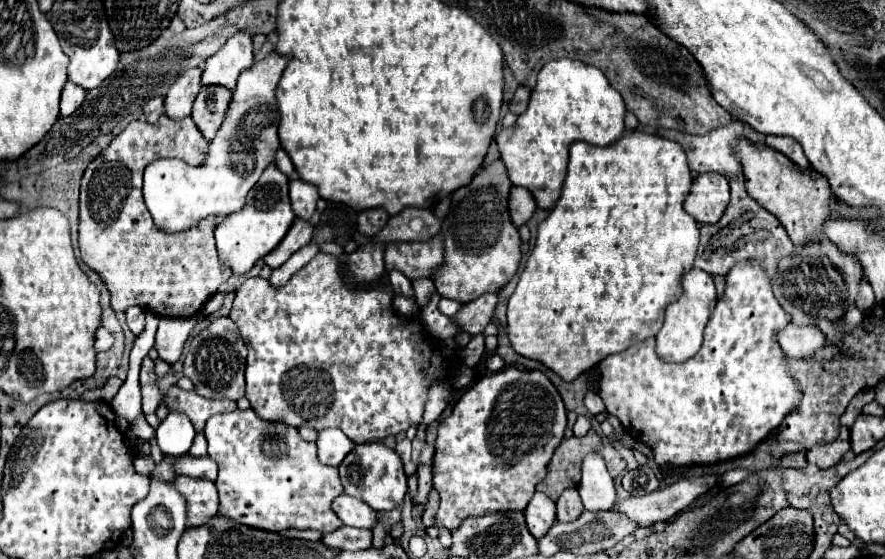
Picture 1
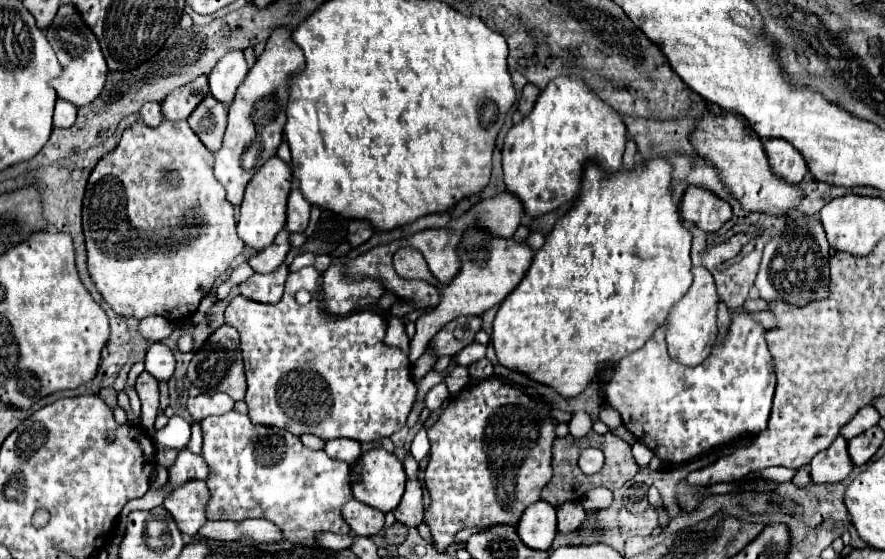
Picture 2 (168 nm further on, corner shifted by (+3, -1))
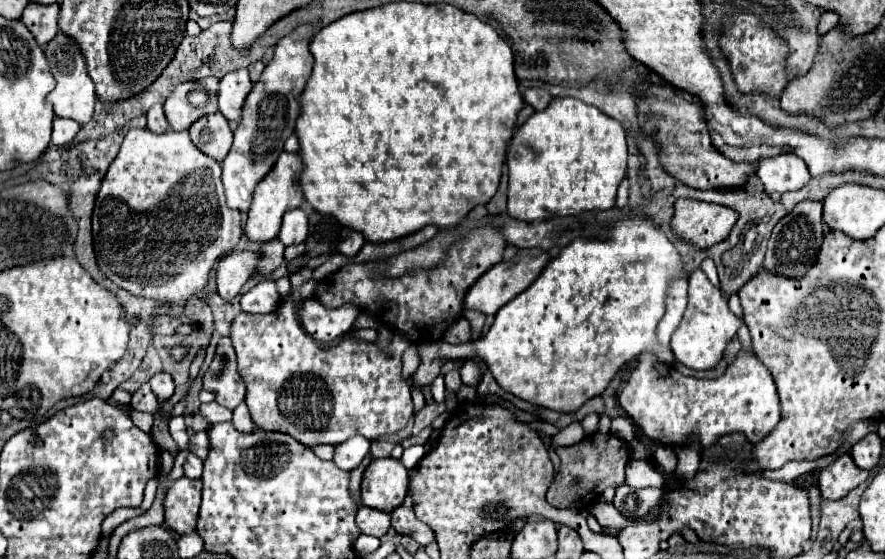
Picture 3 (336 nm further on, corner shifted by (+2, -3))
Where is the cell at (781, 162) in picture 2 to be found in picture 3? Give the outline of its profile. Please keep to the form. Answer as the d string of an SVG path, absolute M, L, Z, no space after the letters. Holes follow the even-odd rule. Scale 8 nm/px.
M777 154L761 158L757 164L757 178L763 182L765 192L789 192L799 190L809 182L809 170L795 154Z

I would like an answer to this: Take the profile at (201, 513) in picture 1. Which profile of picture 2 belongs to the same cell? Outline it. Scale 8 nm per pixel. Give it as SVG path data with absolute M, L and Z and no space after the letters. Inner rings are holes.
M192 480L172 490L162 506L172 514L174 522L178 524L184 536L194 536L200 530L200 526L206 524L204 516L206 502L208 502L206 484L200 480Z

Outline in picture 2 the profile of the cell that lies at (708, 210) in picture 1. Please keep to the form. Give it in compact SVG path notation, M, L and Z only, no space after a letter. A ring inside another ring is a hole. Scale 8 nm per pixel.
M686 188L680 200L680 218L690 220L700 230L712 234L732 218L732 208L718 196L704 192L704 188Z

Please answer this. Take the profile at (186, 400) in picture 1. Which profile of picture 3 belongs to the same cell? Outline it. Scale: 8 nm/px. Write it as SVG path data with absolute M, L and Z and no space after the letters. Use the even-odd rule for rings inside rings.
M209 402L209 404L201 404L199 412L203 418L207 418L211 424L215 422L227 422L231 420L231 410L225 406L219 406L217 402Z

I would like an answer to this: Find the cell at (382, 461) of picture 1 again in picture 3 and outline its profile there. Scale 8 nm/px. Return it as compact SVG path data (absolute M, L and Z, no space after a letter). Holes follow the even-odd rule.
M373 458L361 482L361 504L393 512L409 492L409 472L395 458Z

